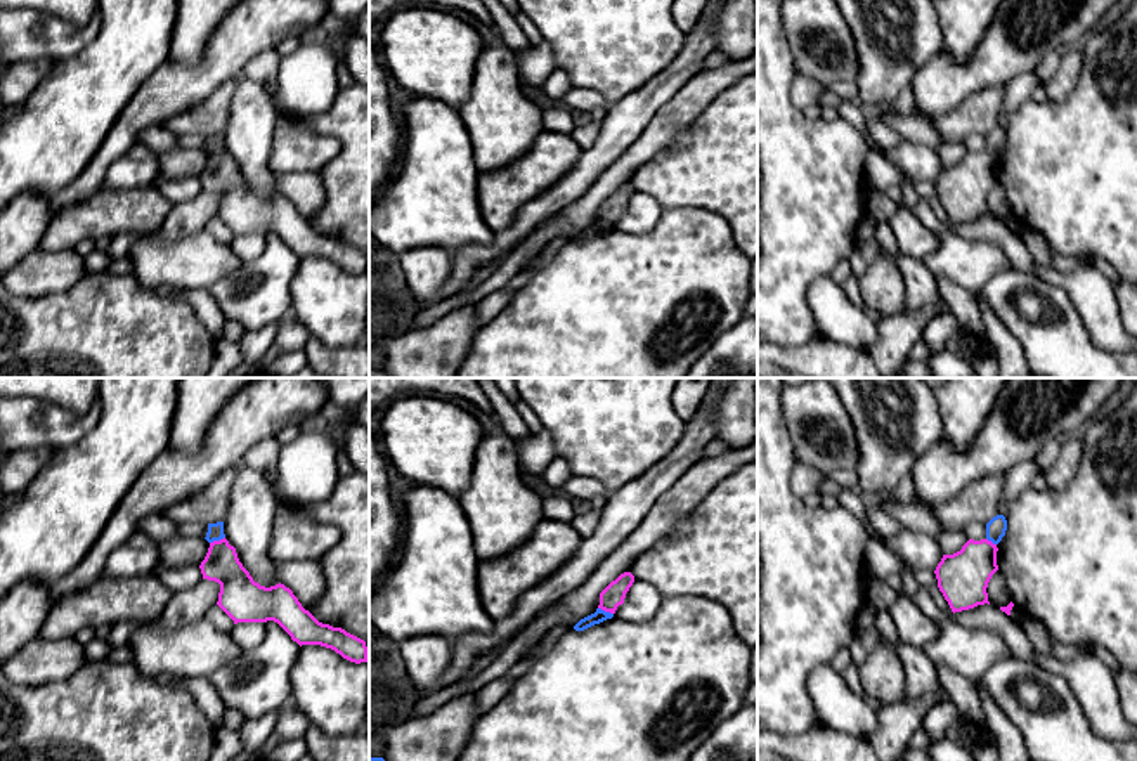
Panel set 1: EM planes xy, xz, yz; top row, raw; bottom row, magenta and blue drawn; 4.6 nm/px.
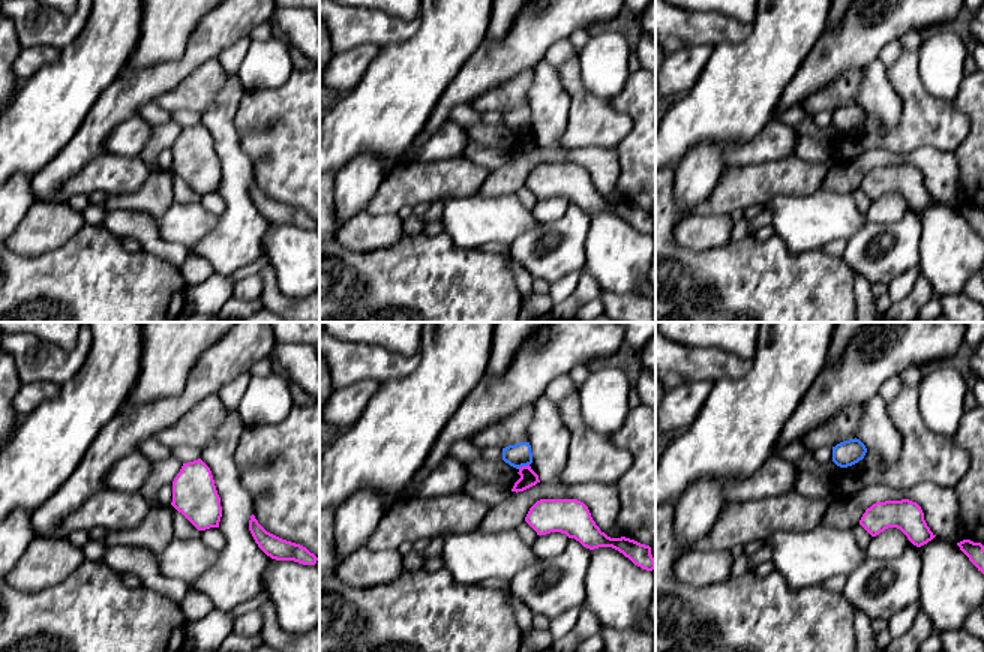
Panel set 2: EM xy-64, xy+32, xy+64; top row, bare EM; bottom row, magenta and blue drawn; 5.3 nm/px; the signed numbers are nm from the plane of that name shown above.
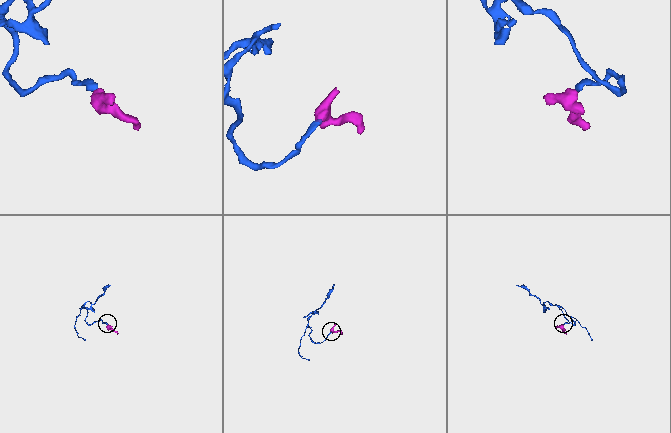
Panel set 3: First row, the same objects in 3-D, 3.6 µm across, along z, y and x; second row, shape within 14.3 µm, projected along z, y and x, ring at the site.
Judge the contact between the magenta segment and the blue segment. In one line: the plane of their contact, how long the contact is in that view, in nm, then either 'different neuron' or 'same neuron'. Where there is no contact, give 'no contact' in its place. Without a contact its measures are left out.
xy | 80 nm | different neuron

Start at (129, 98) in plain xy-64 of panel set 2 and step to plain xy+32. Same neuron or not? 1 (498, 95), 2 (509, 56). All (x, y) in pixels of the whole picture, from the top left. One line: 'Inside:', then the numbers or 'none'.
Inside: 2

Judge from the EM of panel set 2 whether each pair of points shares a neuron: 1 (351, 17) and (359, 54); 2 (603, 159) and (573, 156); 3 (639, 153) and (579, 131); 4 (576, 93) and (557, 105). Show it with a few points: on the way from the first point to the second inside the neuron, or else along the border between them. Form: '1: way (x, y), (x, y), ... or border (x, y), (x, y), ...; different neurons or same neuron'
1: border (378, 47), (363, 44), (335, 53); different neurons
2: way (596, 159), (581, 156); same neuron
3: border (617, 110), (632, 119), (632, 129), (615, 147); different neurons
4: border (557, 69), (561, 86), (570, 101), (564, 132); different neurons

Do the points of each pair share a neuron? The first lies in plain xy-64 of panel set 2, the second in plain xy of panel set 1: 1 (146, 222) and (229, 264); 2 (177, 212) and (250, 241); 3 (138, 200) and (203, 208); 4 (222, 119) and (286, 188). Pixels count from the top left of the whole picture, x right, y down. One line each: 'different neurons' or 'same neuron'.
1: different neurons
2: different neurons
3: same neuron
4: different neurons

